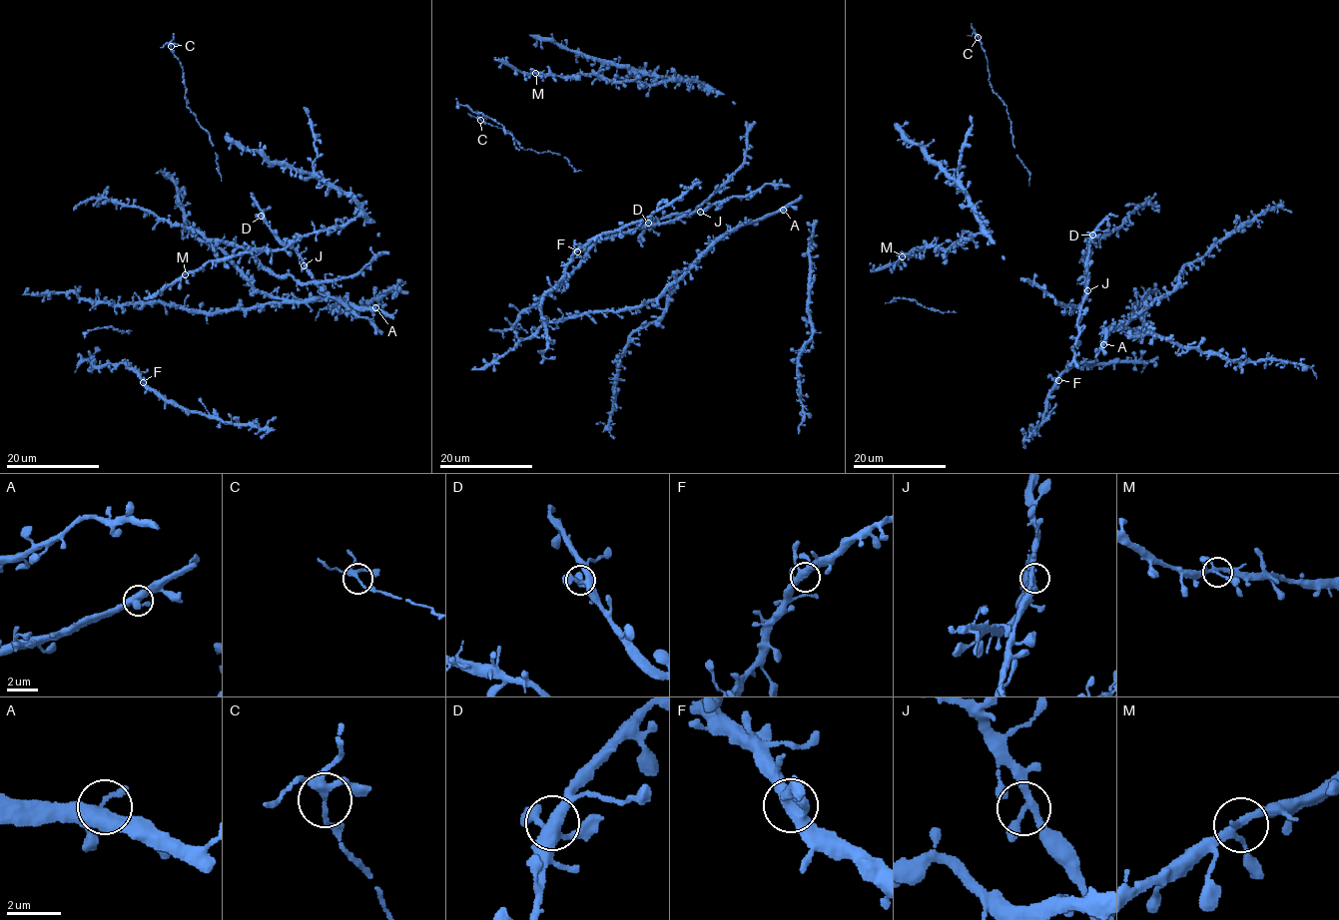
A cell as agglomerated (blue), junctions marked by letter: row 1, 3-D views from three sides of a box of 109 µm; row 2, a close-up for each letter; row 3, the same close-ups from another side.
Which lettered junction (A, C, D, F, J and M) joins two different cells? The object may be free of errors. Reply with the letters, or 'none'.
none

